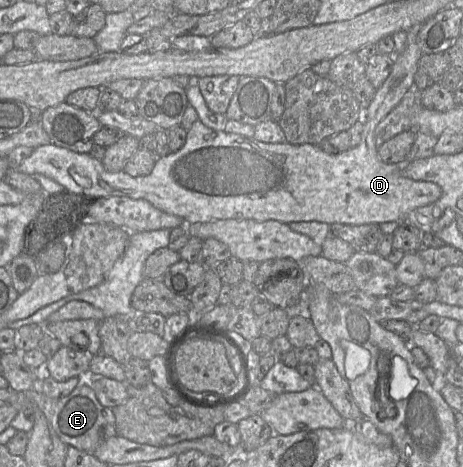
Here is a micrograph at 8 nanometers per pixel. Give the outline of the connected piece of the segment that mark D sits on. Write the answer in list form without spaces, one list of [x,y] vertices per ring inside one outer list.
[[[422,24],[406,31],[406,45],[403,51],[393,55],[391,72],[383,84],[376,89],[369,106],[364,110],[362,120],[364,131],[358,145],[350,149],[330,154],[316,144],[264,143],[236,133],[217,131],[205,126],[197,119],[187,131],[185,144],[177,151],[157,157],[150,174],[131,176],[123,170],[107,171],[101,161],[88,153],[78,153],[48,143],[34,149],[17,167],[28,175],[42,174],[64,187],[64,190],[83,195],[89,199],[108,196],[126,196],[131,199],[145,199],[163,212],[178,216],[185,224],[204,223],[223,219],[268,221],[283,223],[319,221],[329,225],[334,223],[363,225],[400,222],[407,215],[422,206],[437,201],[441,187],[425,180],[414,180],[402,172],[402,164],[387,164],[378,154],[377,125],[414,88],[414,77],[422,52],[417,43]]]

